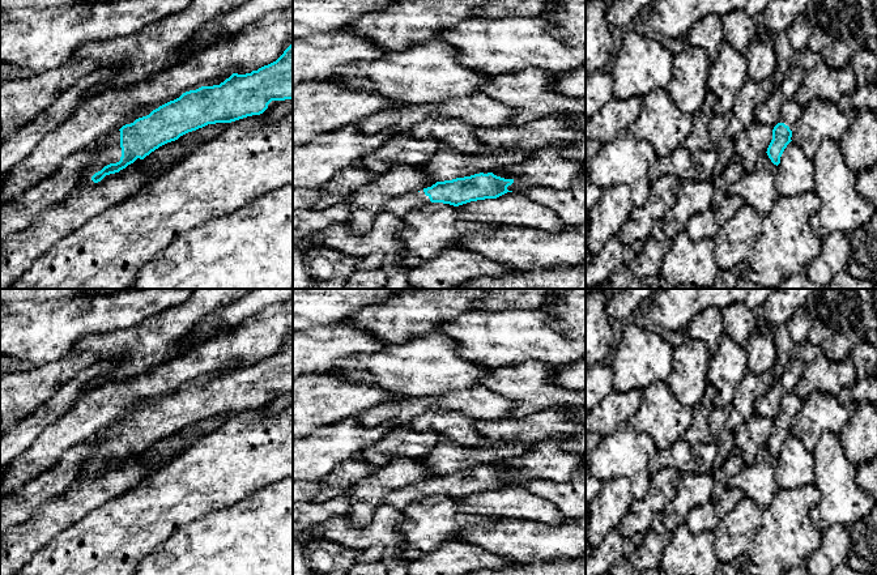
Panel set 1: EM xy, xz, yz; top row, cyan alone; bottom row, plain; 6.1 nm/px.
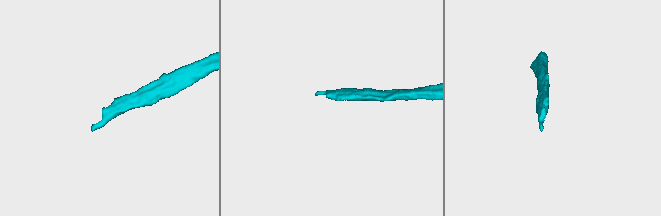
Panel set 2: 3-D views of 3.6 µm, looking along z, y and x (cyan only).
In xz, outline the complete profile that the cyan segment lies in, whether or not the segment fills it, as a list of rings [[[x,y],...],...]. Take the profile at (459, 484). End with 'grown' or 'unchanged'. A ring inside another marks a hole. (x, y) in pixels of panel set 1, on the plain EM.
[[[480,465],[452,473],[437,474],[420,485],[406,486],[388,493],[383,498],[382,504],[388,504],[403,511],[409,504],[431,495],[459,499],[471,494],[497,491],[507,485],[512,485],[507,482],[512,476],[514,472],[505,472],[493,465]]] | grown

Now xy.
[[[293,333],[276,354],[257,363],[246,367],[233,366],[220,378],[186,384],[179,391],[153,402],[149,408],[131,413],[120,422],[98,430],[90,439],[97,446],[85,460],[85,469],[98,476],[106,468],[119,465],[137,451],[144,452],[159,439],[175,434],[188,425],[208,417],[231,416],[260,408],[272,393],[285,392],[293,392]]] | grown

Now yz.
[[[796,391],[787,393],[782,400],[782,412],[772,422],[772,433],[767,440],[767,448],[774,457],[780,456],[780,450],[792,434],[792,422],[803,406],[803,400]]] | grown

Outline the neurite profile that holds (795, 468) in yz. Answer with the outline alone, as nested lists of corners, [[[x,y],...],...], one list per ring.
[[[791,434],[778,457],[776,482],[780,489],[814,484],[814,455],[803,440]]]

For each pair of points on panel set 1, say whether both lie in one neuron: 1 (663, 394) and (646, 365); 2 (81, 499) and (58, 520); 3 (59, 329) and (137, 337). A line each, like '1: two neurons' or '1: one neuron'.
1: two neurons
2: one neuron
3: two neurons

